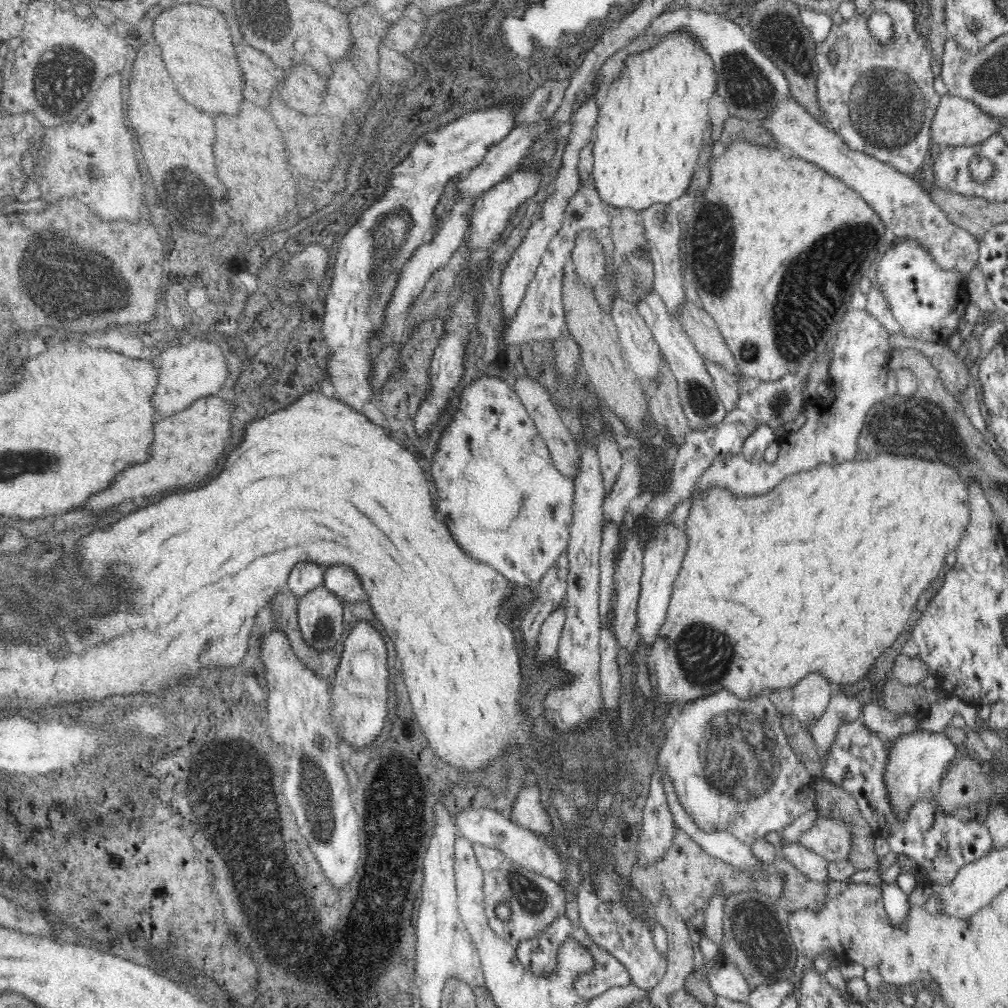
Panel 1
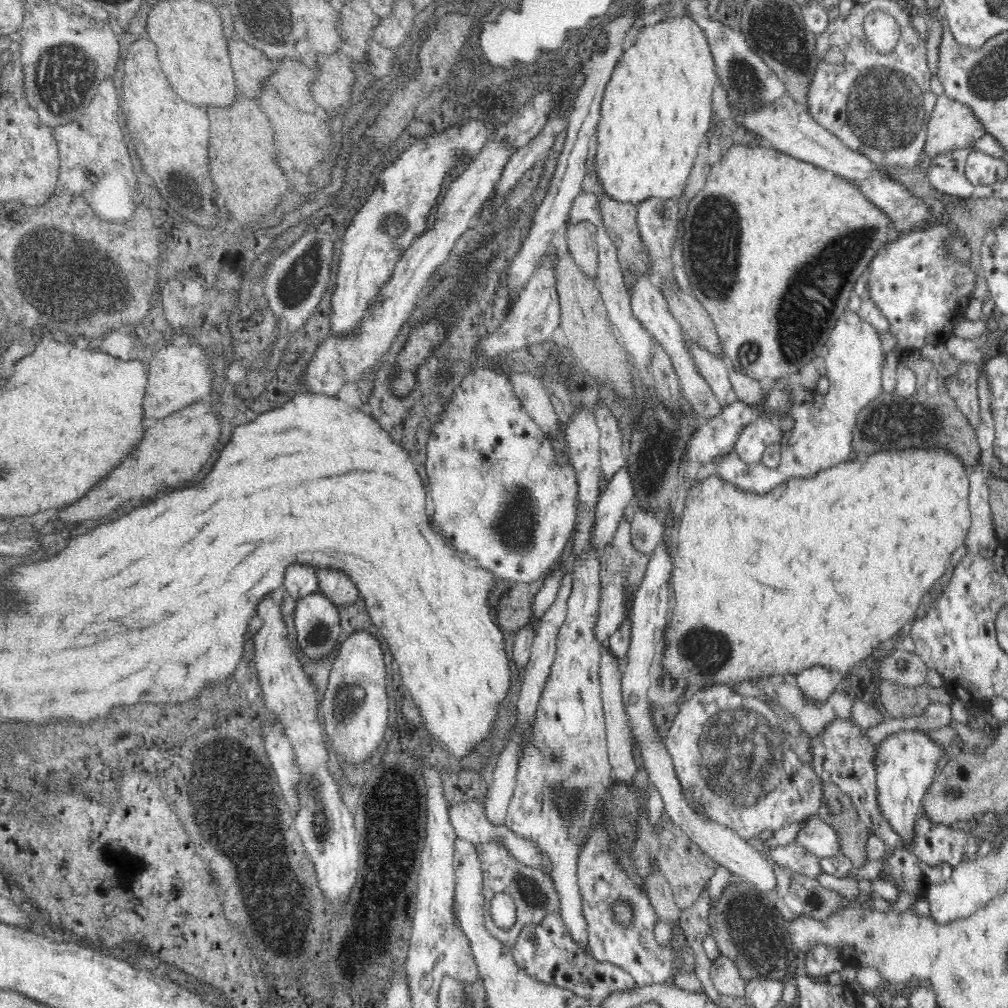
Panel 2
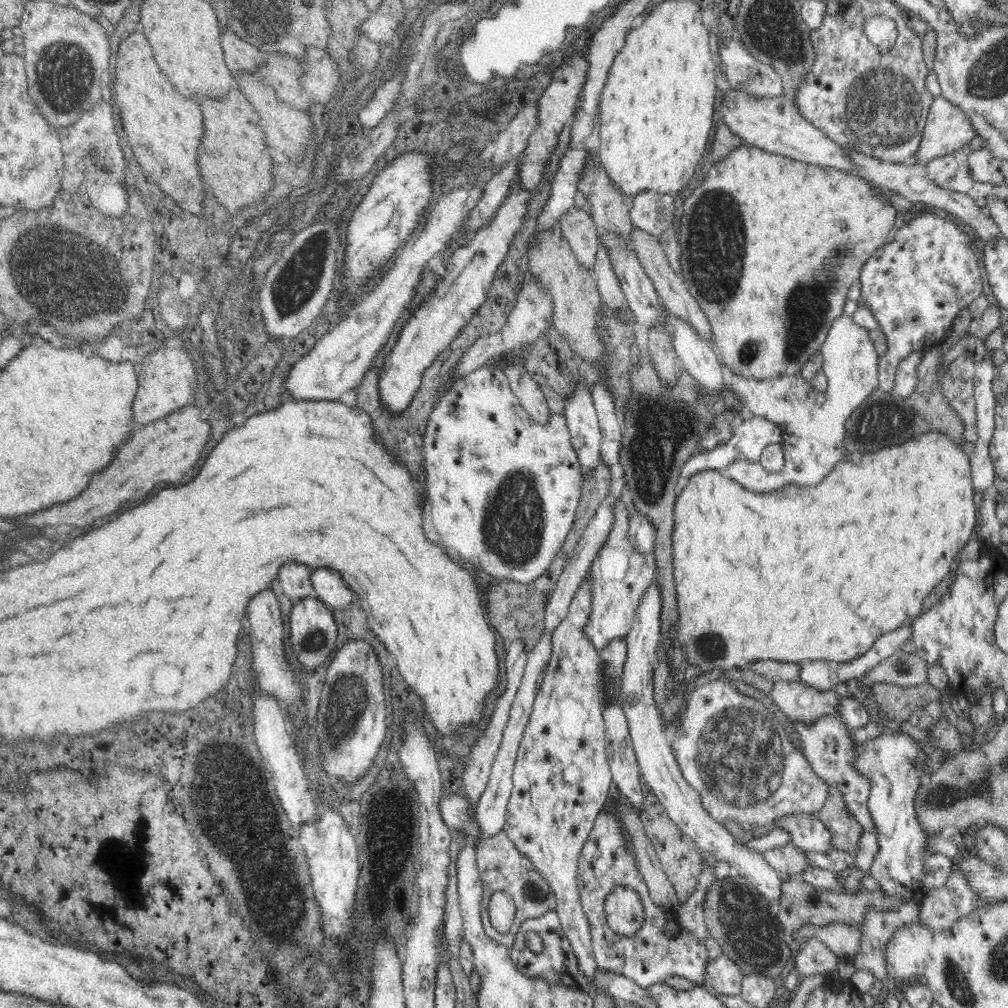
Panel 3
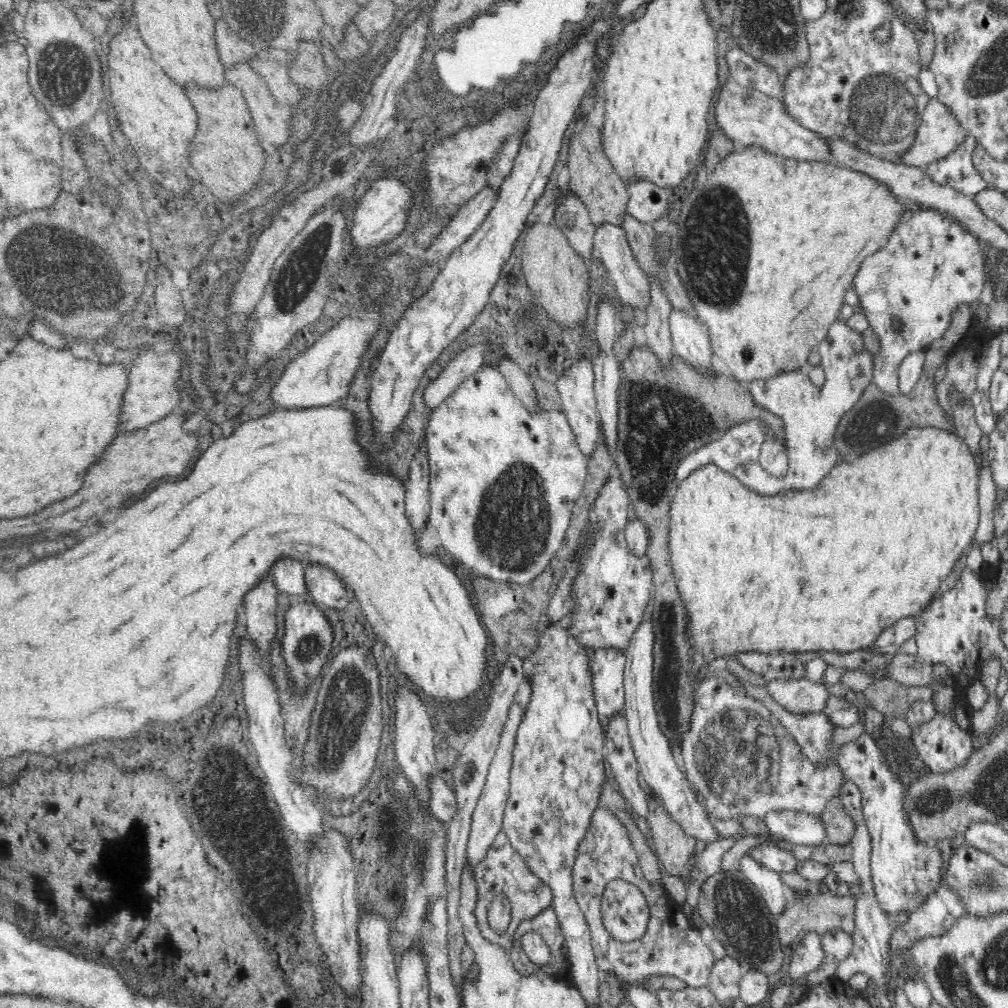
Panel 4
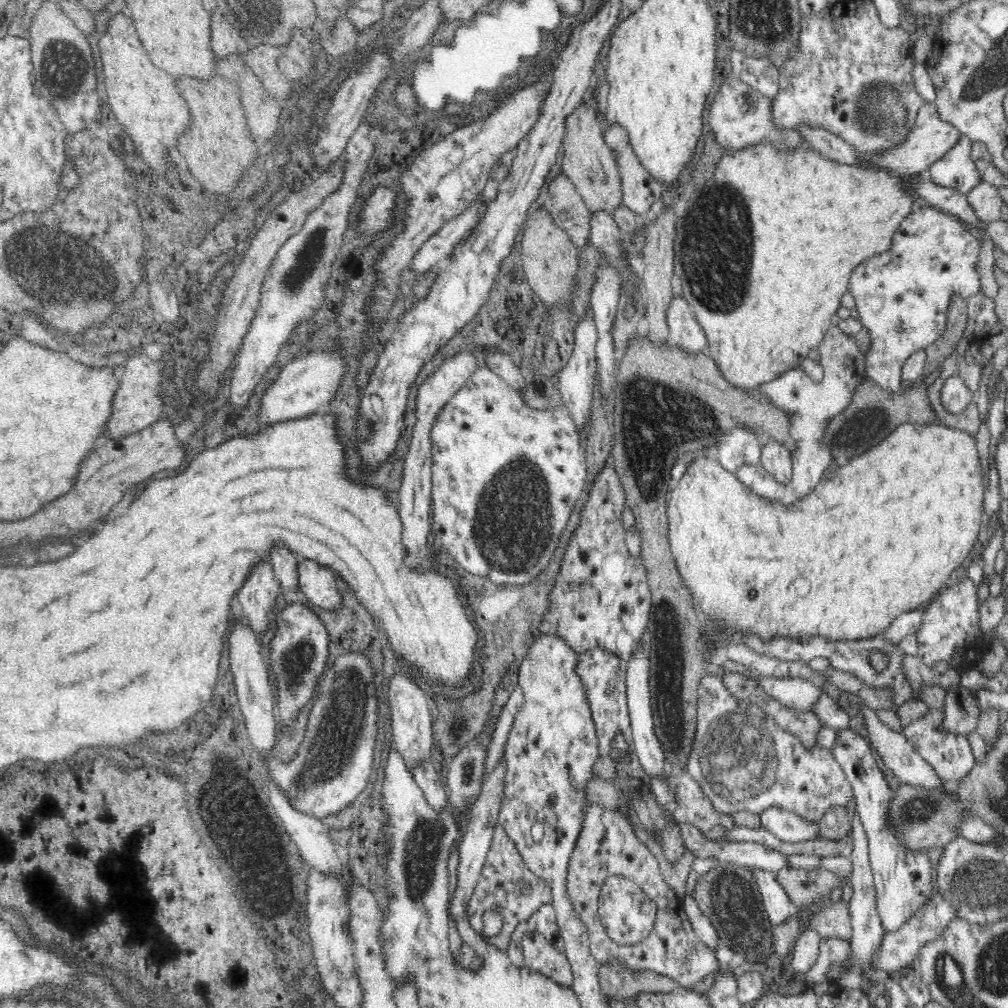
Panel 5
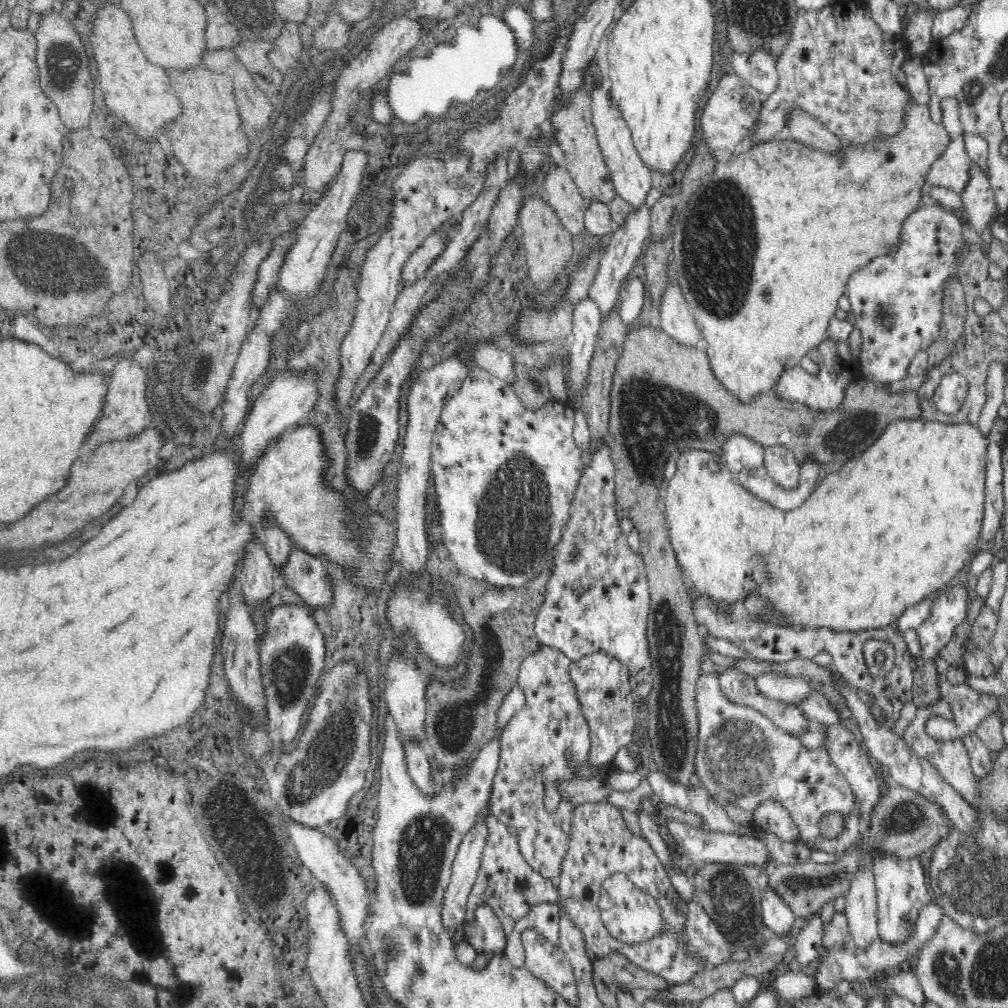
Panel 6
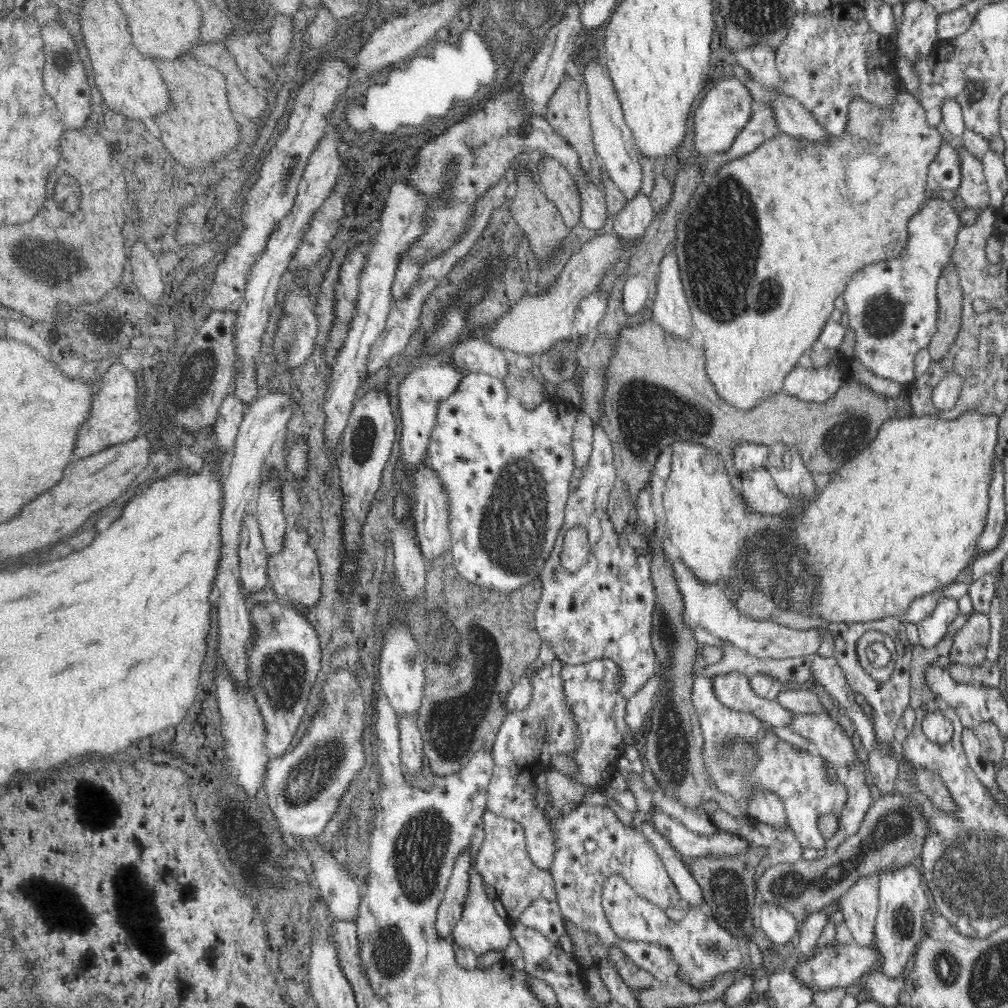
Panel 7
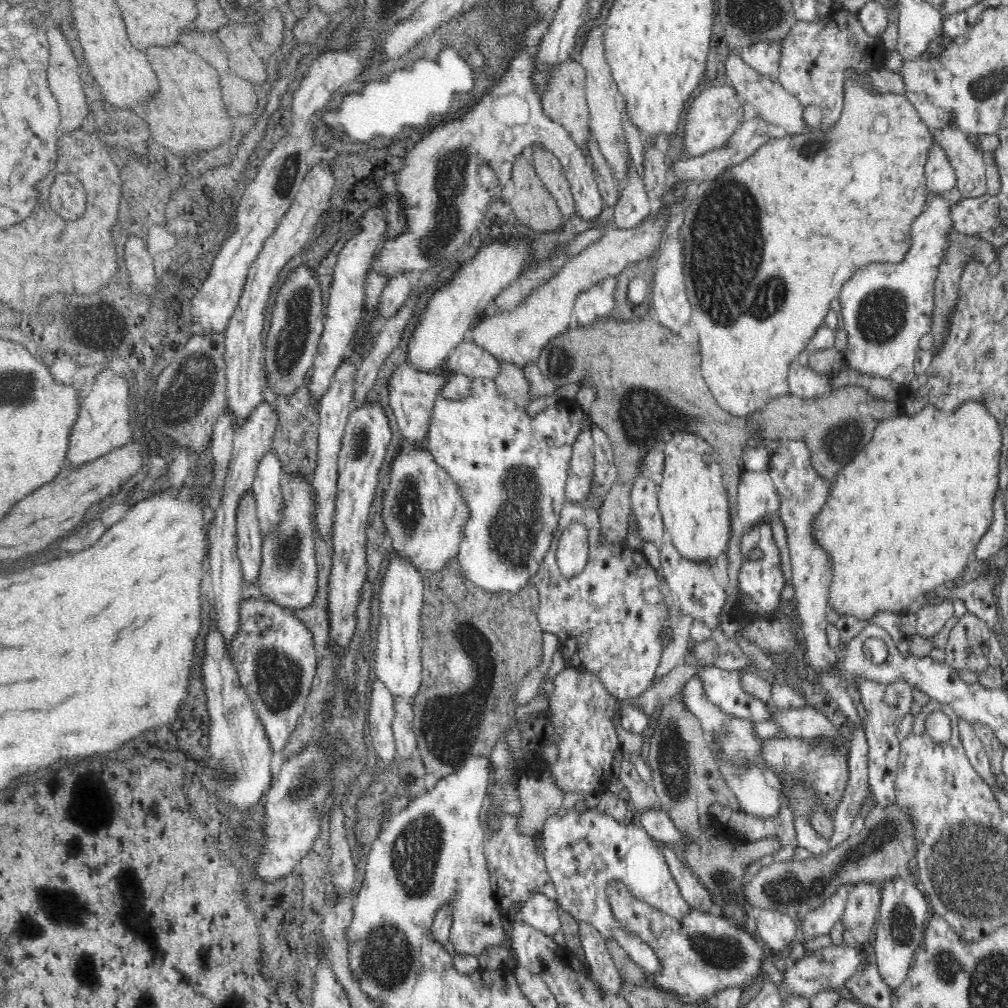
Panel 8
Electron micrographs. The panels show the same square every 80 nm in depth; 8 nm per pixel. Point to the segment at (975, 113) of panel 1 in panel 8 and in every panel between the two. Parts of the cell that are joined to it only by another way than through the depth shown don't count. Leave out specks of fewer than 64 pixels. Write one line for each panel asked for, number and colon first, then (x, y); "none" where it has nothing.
2: (952, 125)
3: (948, 128)
4: (940, 133)
5: (789, 226)
6: (789, 223)
7: (762, 263)
8: (768, 244)

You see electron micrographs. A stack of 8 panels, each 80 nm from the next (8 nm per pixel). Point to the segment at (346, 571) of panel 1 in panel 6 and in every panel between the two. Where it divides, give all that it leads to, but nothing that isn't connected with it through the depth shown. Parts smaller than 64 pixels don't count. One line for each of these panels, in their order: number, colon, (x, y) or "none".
2: (333, 583)
3: (328, 584)
4: (324, 585)
5: (320, 584)
6: (306, 574)

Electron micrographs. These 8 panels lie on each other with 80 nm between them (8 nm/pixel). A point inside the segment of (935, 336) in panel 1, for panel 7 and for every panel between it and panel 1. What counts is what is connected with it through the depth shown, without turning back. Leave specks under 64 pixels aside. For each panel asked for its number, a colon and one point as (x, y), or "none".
2: (922, 291)
3: (915, 285)
4: (908, 290)
5: (902, 295)
6: (896, 300)
7: (892, 305)

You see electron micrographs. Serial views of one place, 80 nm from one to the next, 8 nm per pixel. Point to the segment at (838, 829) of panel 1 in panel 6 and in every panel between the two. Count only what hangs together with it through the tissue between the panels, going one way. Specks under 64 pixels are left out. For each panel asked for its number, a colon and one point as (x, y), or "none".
2: (816, 836)
3: (808, 832)
4: (795, 827)
5: (787, 826)
6: (772, 817)

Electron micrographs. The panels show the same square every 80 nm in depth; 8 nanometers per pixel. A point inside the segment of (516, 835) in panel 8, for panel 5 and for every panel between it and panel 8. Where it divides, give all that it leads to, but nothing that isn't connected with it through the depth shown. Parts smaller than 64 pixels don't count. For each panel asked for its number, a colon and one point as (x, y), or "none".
5: (504, 881)
6: (506, 882)
7: (512, 881)

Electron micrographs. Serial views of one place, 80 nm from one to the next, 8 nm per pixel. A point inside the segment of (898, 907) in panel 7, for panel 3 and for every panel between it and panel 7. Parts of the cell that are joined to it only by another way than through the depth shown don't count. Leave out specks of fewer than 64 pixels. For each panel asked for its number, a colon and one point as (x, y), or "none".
3: (894, 763)
4: (904, 871)
5: (903, 878)
6: (902, 890)

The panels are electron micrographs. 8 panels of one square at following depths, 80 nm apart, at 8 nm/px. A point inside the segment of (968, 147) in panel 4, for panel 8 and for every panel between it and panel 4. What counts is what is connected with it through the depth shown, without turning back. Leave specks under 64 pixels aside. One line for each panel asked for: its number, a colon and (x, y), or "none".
5: (956, 170)
6: (950, 170)
7: (944, 173)
8: (940, 176)

